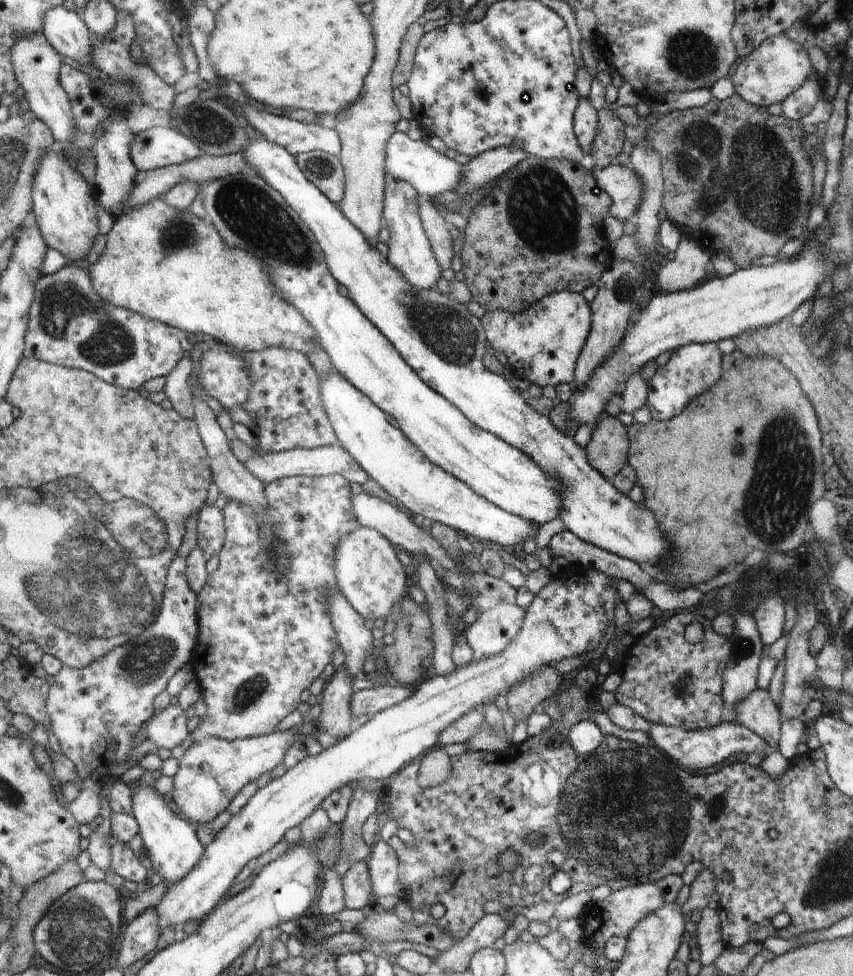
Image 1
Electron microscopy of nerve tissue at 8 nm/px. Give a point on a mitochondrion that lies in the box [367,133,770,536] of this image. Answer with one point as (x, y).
(541, 206)

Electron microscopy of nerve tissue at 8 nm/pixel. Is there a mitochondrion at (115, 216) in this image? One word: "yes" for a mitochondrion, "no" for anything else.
no

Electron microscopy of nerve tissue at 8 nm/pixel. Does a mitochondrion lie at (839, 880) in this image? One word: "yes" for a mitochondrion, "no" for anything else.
yes

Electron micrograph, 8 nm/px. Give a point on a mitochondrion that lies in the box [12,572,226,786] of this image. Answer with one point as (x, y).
(146, 662)

